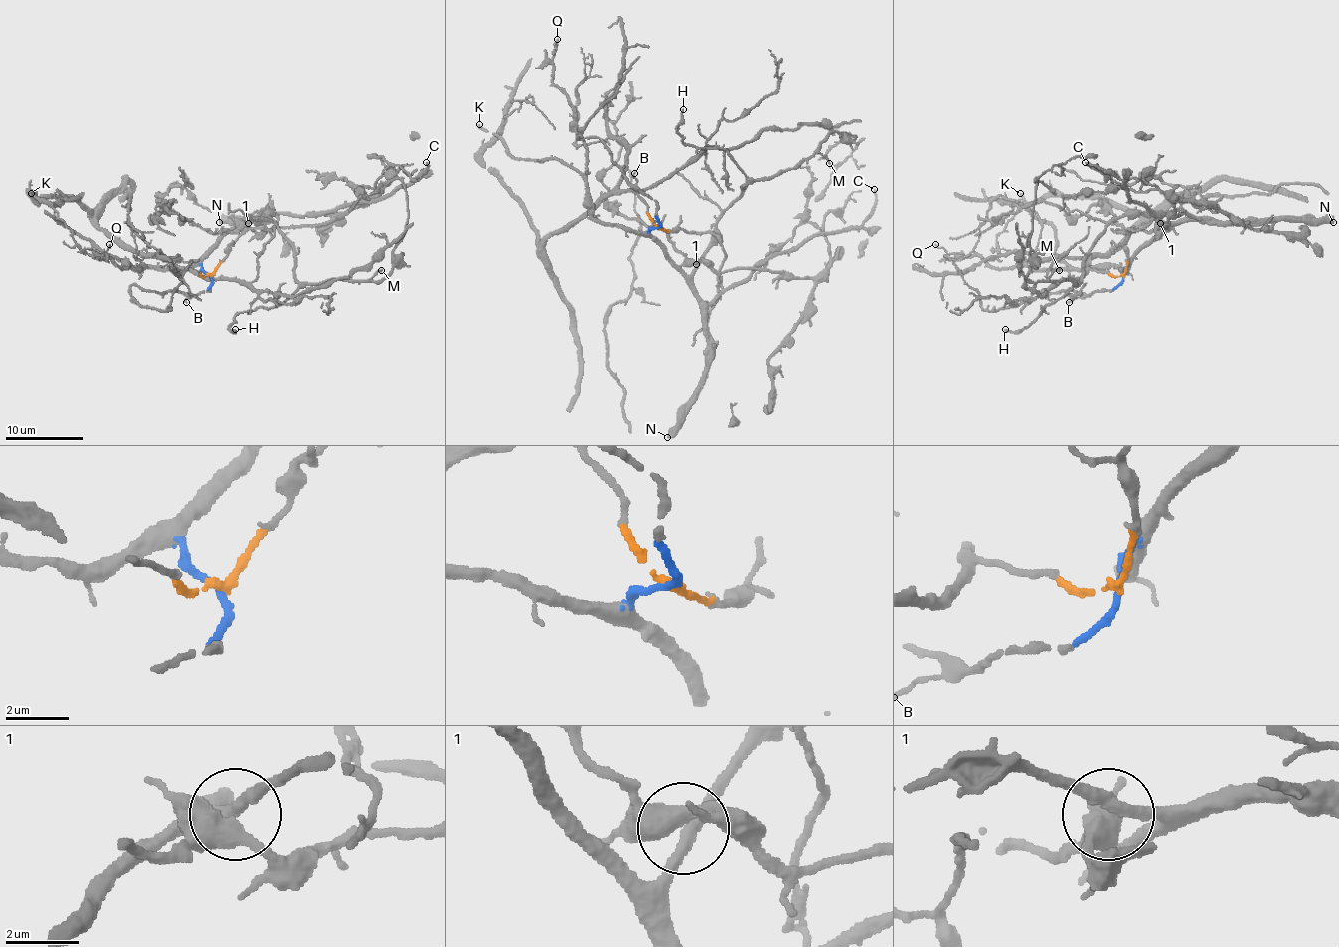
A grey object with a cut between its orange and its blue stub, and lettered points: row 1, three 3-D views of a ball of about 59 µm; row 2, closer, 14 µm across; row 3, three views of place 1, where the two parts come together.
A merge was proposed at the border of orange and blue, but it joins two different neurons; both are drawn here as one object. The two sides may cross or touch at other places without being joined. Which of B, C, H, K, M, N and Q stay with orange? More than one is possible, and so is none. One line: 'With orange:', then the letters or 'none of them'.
With orange: none of them

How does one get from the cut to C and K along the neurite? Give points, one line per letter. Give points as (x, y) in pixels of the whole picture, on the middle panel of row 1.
C: (659, 227), (649, 234), (708, 304), (777, 254), (797, 250), (814, 236), (857, 229), (875, 203), (875, 190)
K: (659, 227), (634, 232), (601, 225), (589, 209), (587, 182), (570, 166), (552, 159), (515, 159), (478, 124)

